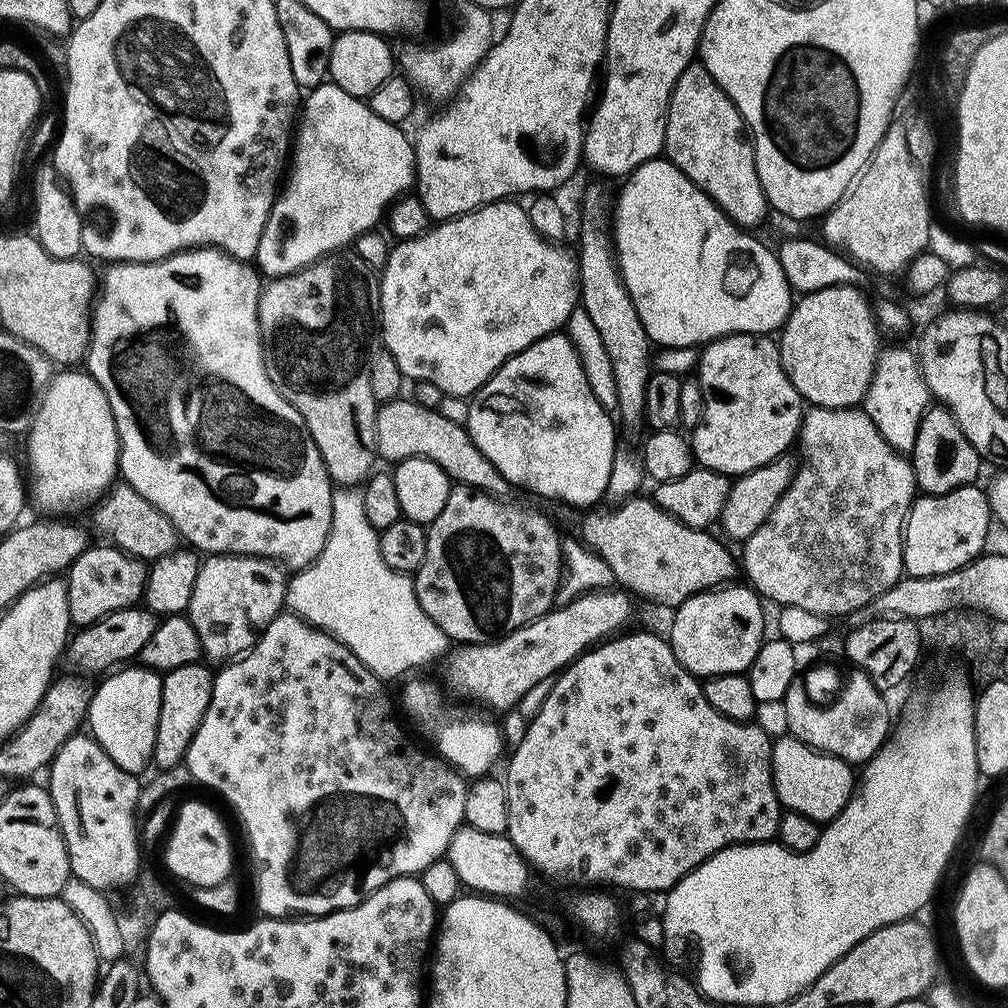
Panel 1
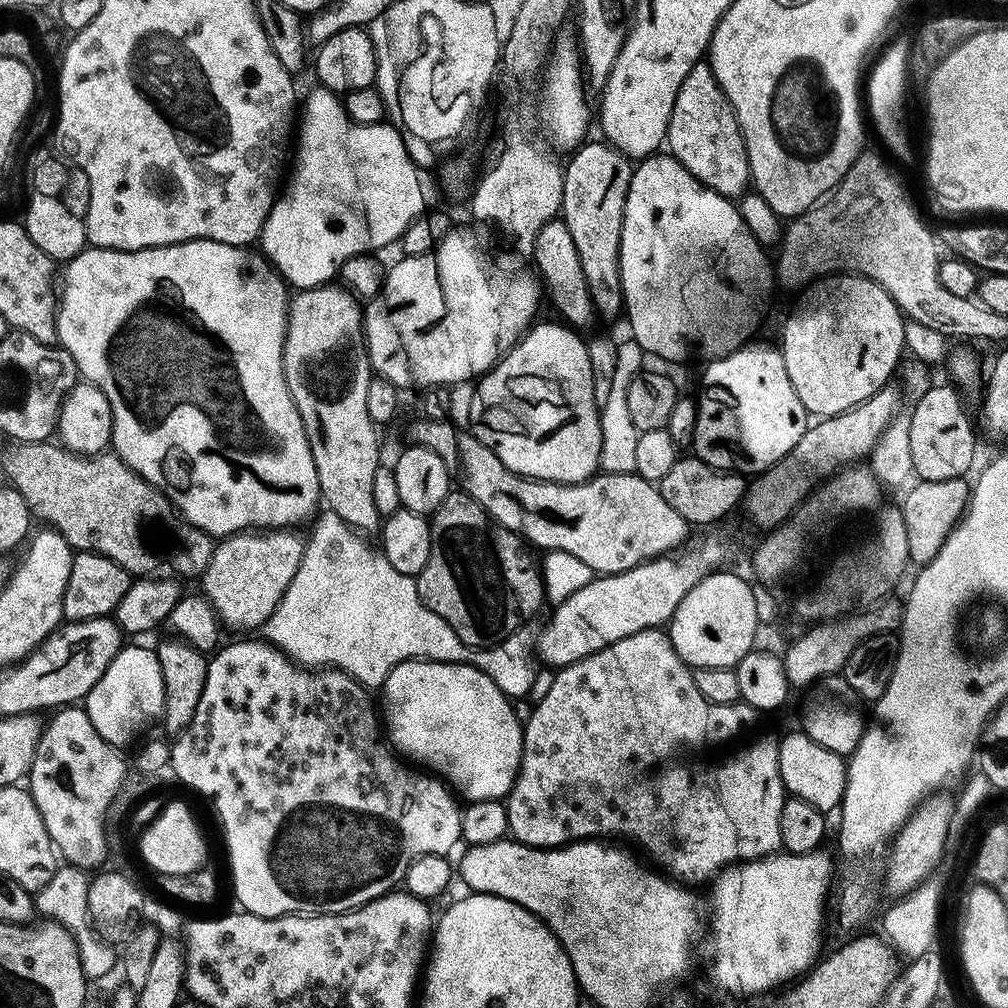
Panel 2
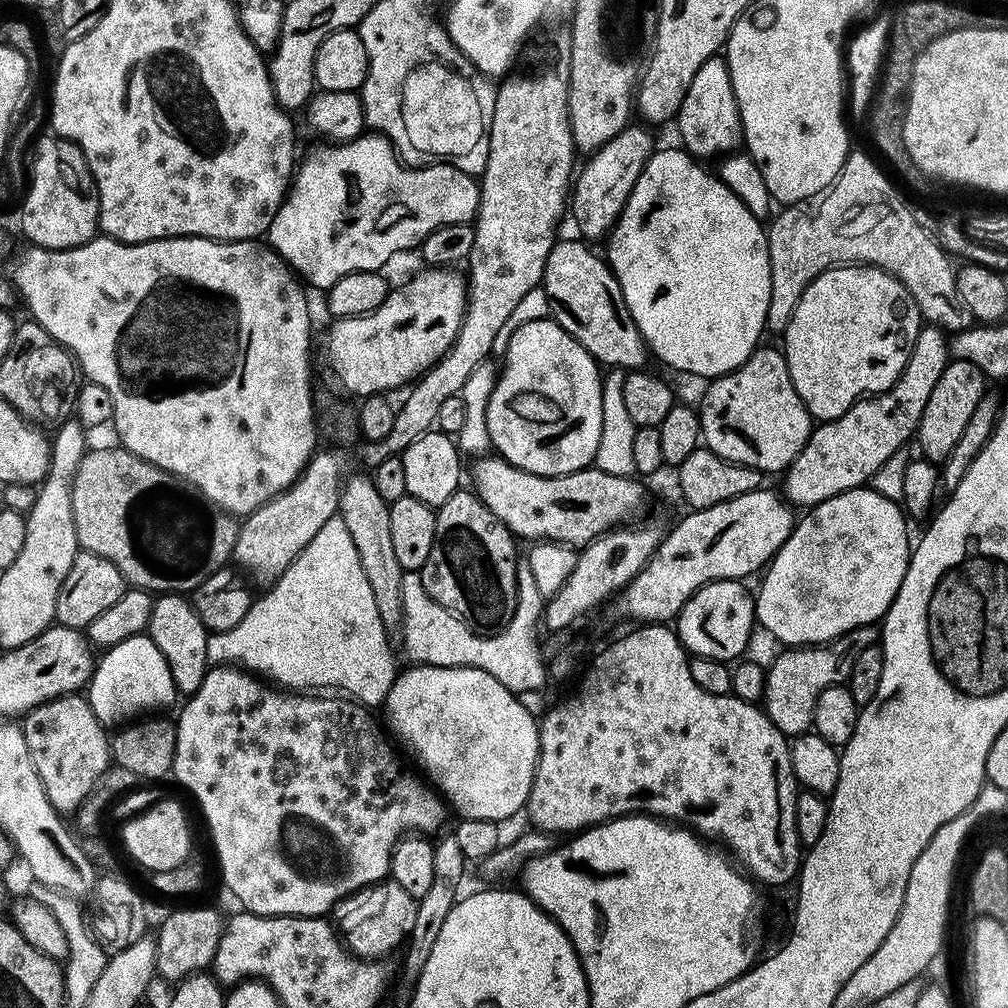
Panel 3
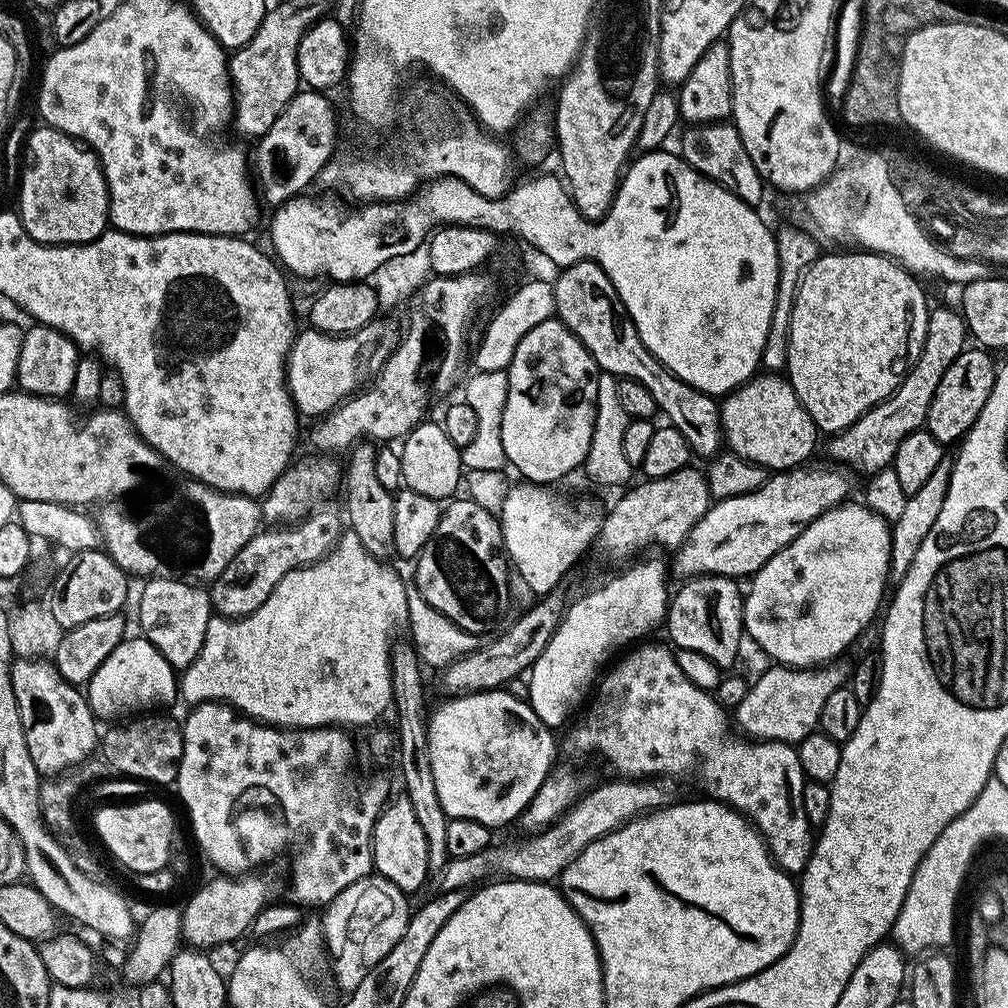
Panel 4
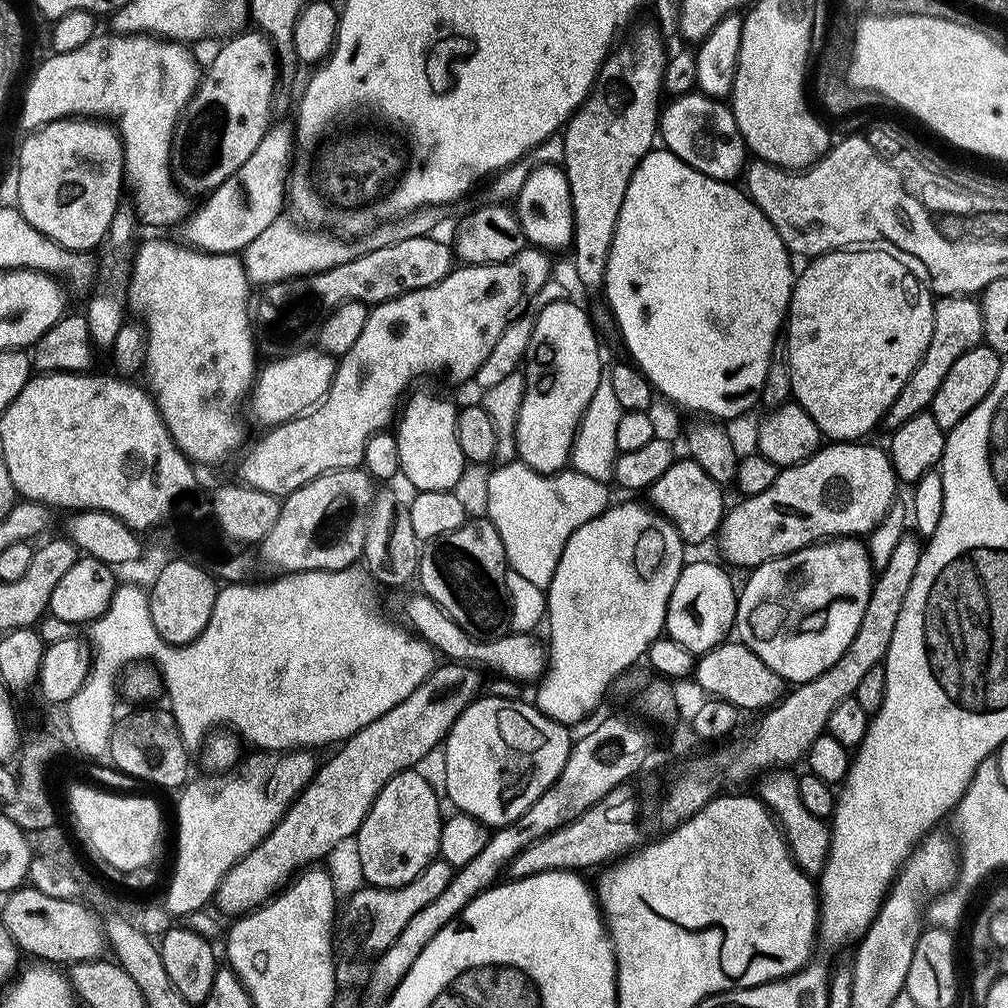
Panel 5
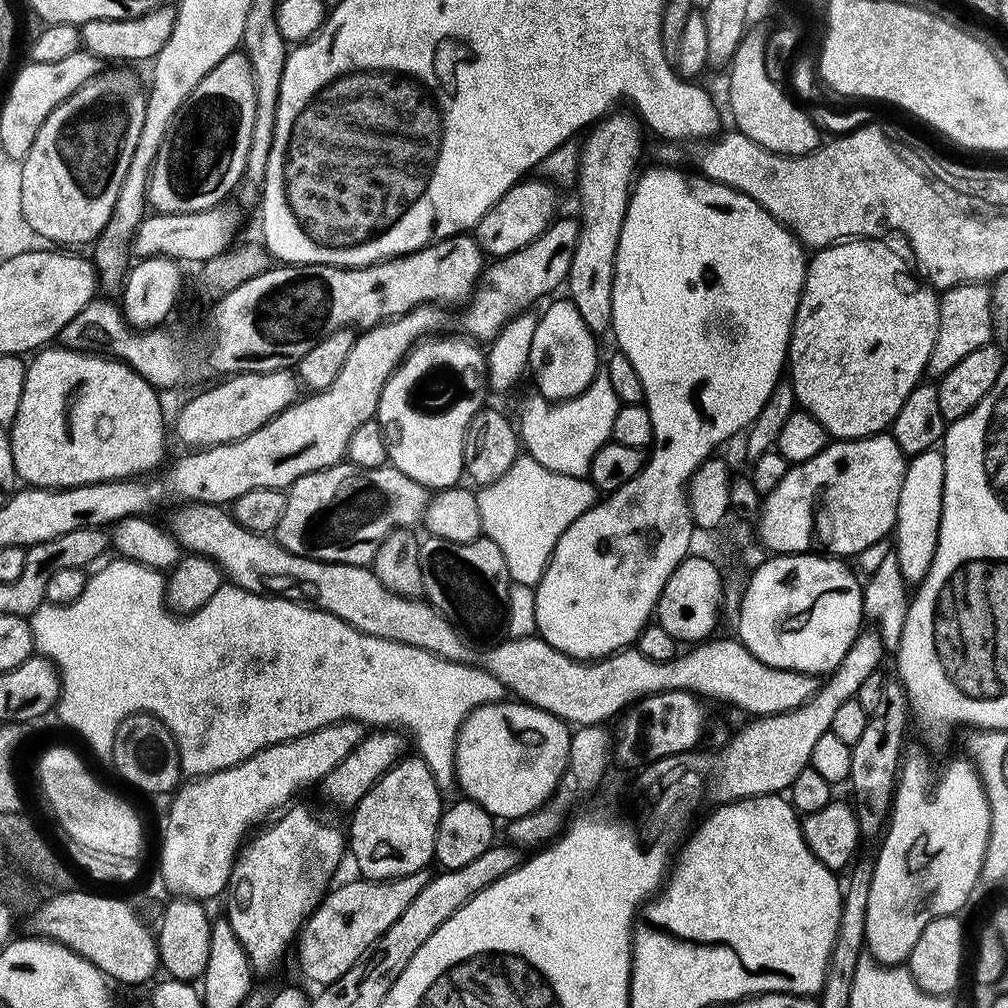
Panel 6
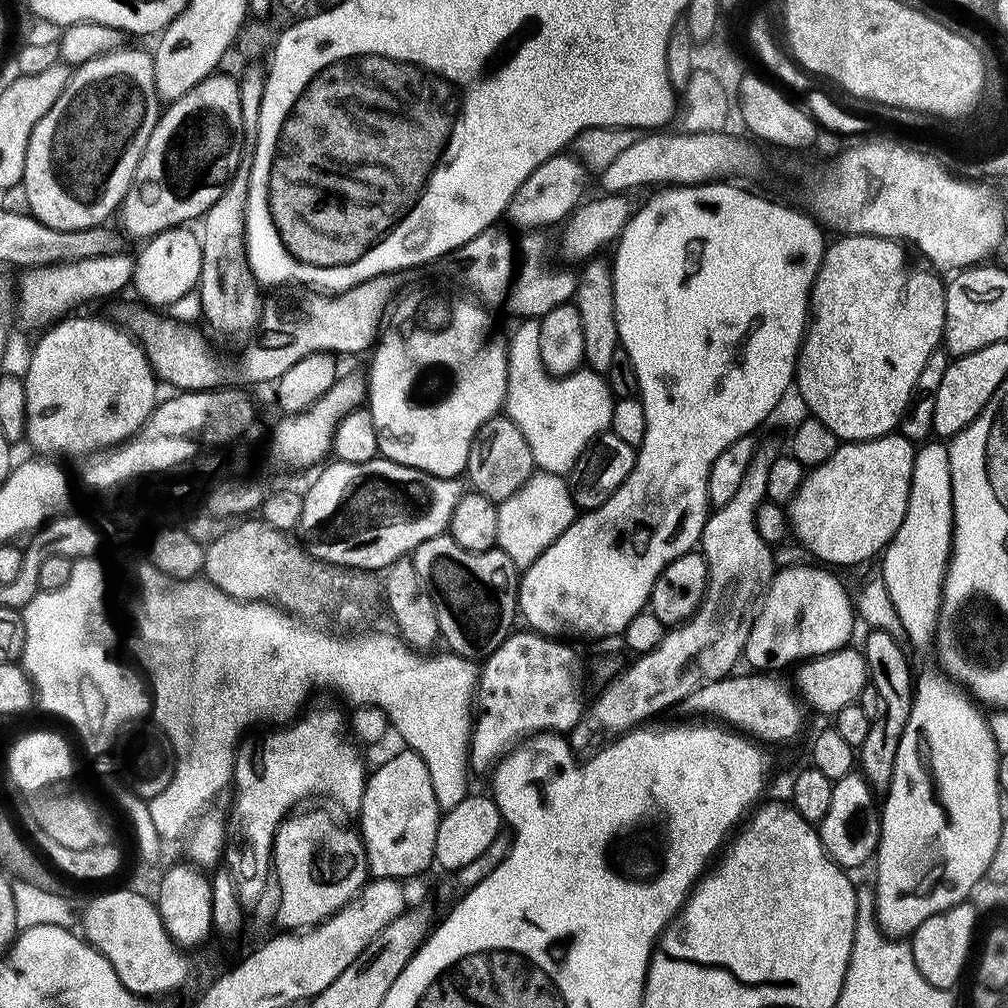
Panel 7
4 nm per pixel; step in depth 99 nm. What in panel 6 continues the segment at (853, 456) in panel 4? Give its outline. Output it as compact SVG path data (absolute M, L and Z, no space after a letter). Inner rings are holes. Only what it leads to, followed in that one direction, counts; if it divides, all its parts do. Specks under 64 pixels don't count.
M987 283L959 284L947 289L940 296L940 325L934 338L934 350L930 350L927 375L939 378L946 375L966 354L974 354L983 344L993 339L994 333L994 292Z

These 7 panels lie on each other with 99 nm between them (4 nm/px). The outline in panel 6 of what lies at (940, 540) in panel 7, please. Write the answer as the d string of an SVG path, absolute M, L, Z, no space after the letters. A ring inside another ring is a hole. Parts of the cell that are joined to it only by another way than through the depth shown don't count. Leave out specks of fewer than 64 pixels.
M939 447L911 457L904 465L902 494L898 494L898 514L894 529L894 551L901 574L909 585L919 585L930 570L934 550L938 546L938 530L942 522L942 490L946 478L944 453Z

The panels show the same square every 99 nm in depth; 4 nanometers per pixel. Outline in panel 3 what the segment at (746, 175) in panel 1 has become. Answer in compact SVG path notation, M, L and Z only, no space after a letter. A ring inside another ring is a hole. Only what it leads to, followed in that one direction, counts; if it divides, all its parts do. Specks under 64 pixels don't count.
M723 55L711 56L702 62L702 66L698 66L698 74L694 74L686 90L686 98L682 98L682 106L674 117L674 124L680 127L680 136L685 144L683 147L693 157L720 158L735 153L741 147L744 128L740 124L740 111L734 98L734 86L730 82L728 61Z

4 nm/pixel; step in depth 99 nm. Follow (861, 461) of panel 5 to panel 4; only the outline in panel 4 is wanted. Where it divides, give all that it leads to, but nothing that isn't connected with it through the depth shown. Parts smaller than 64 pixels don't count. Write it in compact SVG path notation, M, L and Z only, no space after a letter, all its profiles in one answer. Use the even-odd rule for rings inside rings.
M812 466L777 471L775 474L769 475L762 487L750 494L715 501L708 509L708 513L698 522L698 526L694 526L694 530L690 530L688 541L675 549L676 561L670 564L671 571L673 573L676 571L680 578L698 576L727 576L729 578L745 576L748 578L755 574L767 560L774 558L774 554L778 554L778 550L782 550L787 544L794 542L794 538L798 538L798 534L802 534L802 530L806 530L806 526L810 526L810 522L814 522L814 518L818 518L826 510L840 507L851 497L848 495L852 492L851 478L853 479L853 477L843 467L808 467Z

